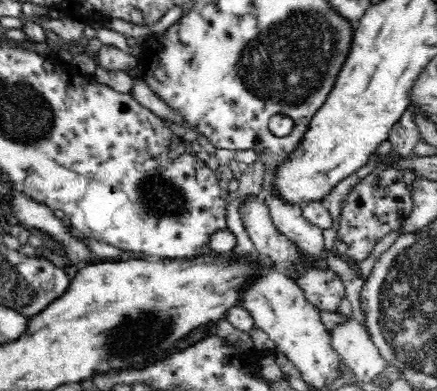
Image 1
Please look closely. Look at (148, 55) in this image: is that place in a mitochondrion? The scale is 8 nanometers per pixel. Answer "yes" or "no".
no

